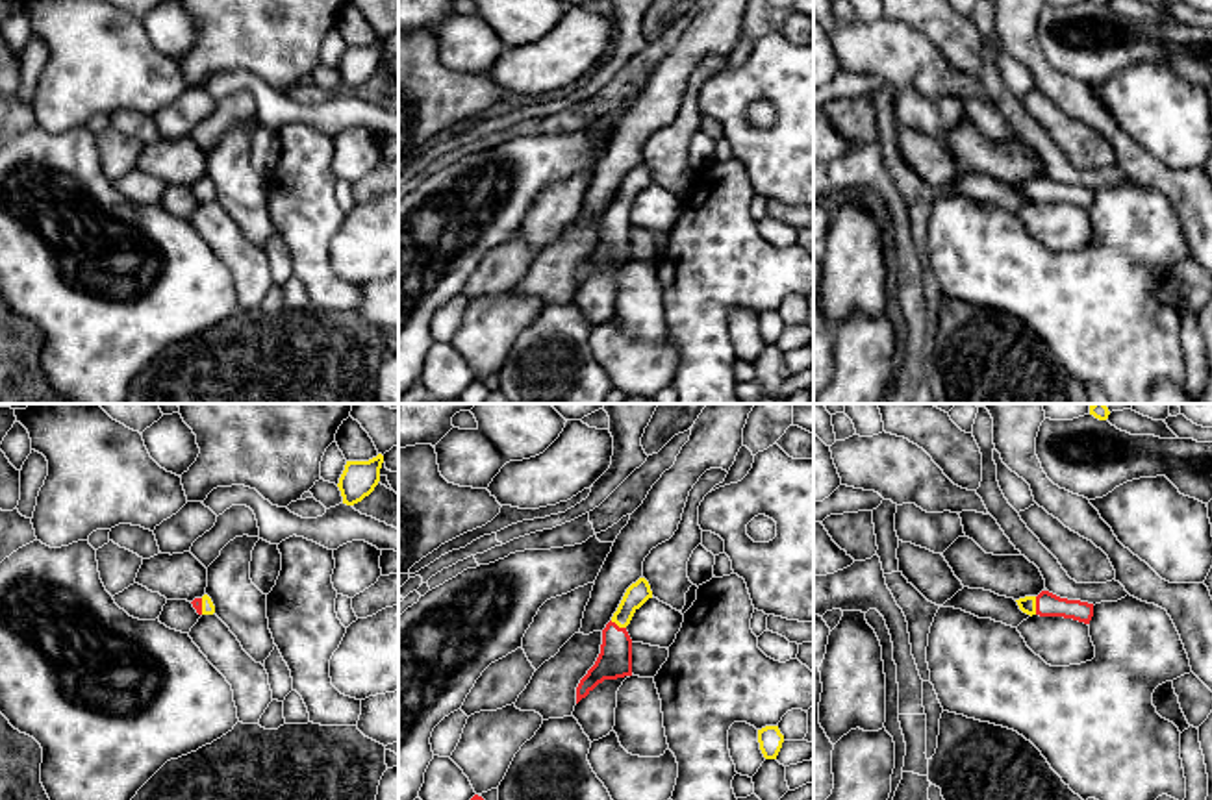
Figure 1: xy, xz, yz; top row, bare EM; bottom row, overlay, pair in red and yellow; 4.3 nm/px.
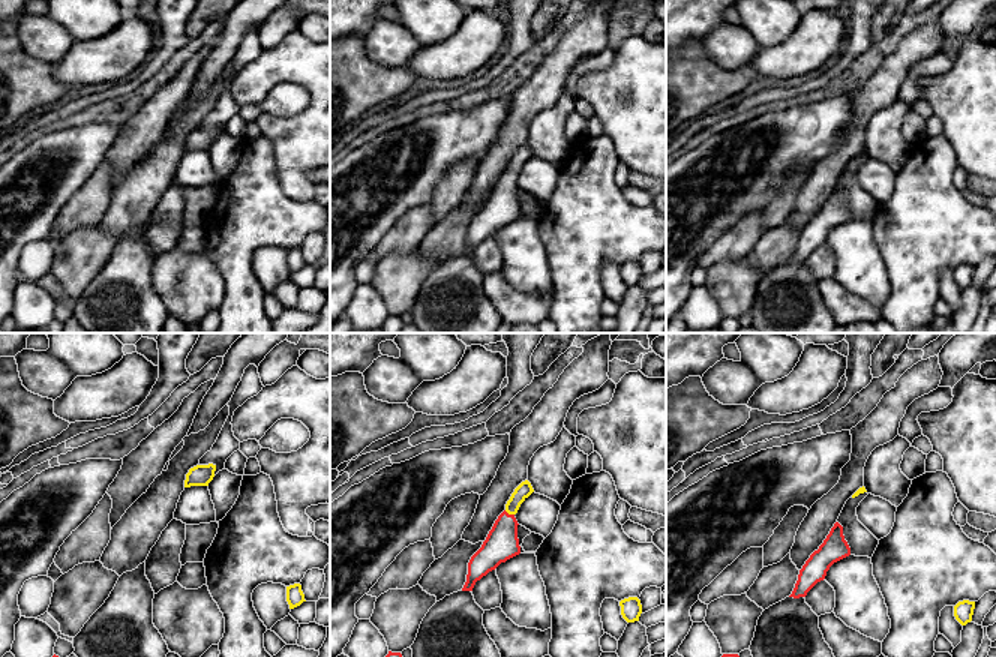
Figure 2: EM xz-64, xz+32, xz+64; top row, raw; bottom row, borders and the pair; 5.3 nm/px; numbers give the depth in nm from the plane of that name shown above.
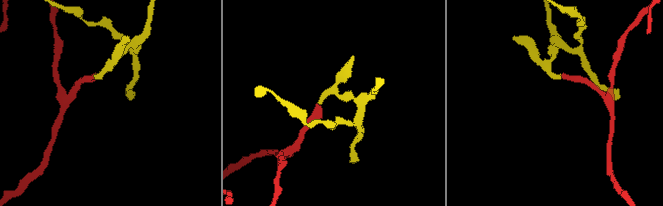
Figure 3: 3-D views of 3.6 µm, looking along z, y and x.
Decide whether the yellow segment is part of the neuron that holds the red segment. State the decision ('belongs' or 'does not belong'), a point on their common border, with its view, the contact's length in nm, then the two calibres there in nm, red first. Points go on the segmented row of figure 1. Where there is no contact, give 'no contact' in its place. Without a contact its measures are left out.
belongs | yz (1036, 606) | 80 nm | 110/70 nm

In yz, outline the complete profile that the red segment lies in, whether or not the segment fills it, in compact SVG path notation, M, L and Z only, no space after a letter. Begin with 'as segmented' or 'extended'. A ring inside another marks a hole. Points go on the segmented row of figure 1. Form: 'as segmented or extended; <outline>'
extended; M1042 591L1038 596L1025 596L1016 602L1019 609L1030 617L1064 617L1084 624L1090 624L1093 617L1093 604L1060 598L1049 591Z

